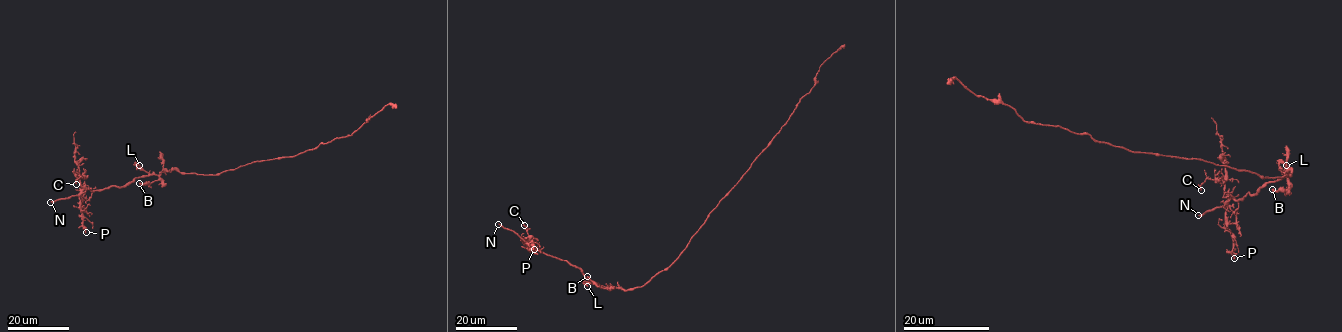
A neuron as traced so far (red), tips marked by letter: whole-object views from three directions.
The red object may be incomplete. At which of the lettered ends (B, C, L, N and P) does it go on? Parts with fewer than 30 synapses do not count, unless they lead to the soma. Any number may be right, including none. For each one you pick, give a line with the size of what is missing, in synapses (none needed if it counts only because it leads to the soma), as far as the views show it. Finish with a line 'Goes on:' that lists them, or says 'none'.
N: about 60 synapses
Goes on: N

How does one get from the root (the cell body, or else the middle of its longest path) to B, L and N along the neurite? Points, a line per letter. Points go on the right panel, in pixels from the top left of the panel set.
B: (1220, 165), (1251, 171), (1263, 177), (1283, 177), (1291, 171), (1288, 172), (1285, 189), (1272, 189)
L: (1220, 165), (1263, 177), (1283, 177), (1290, 170), (1287, 177), (1279, 167), (1280, 162), (1286, 165)
N: (1220, 165), (1263, 177), (1283, 177), (1291, 172), (1287, 177), (1267, 182), (1256, 194), (1231, 198), (1198, 215)

